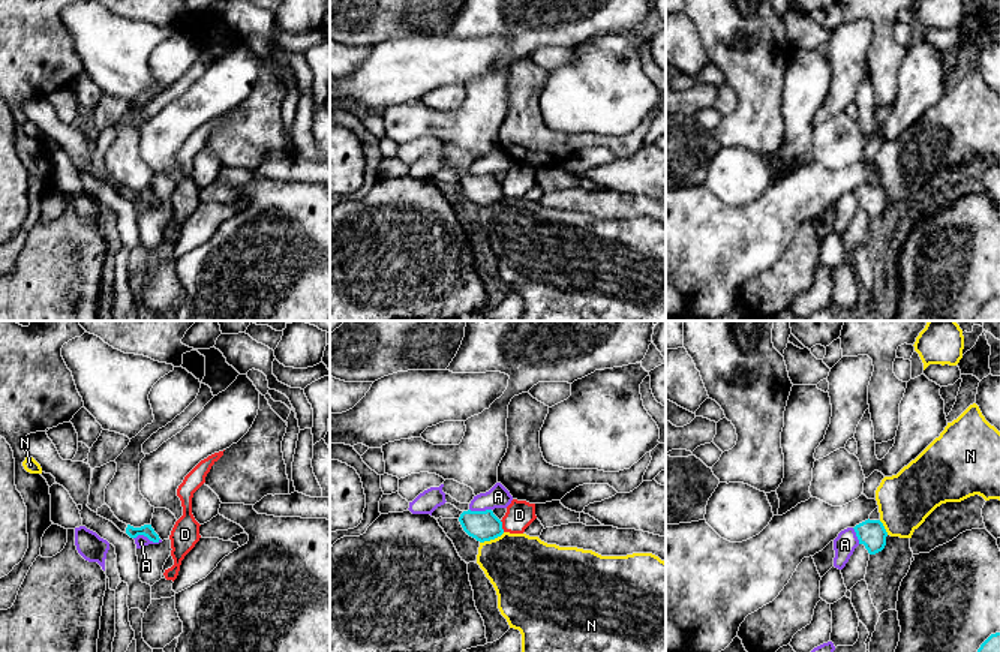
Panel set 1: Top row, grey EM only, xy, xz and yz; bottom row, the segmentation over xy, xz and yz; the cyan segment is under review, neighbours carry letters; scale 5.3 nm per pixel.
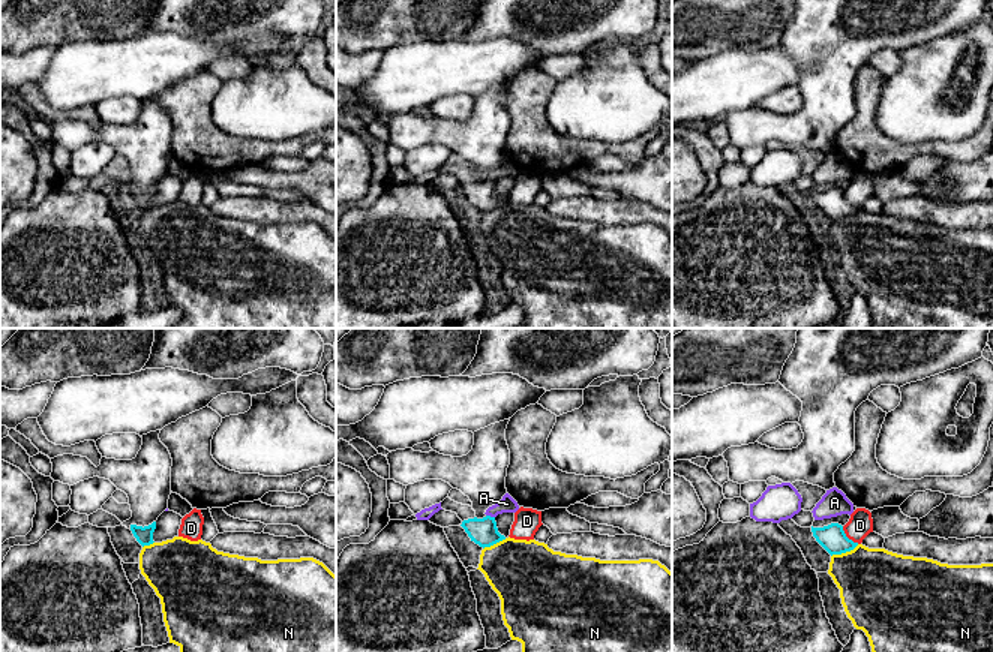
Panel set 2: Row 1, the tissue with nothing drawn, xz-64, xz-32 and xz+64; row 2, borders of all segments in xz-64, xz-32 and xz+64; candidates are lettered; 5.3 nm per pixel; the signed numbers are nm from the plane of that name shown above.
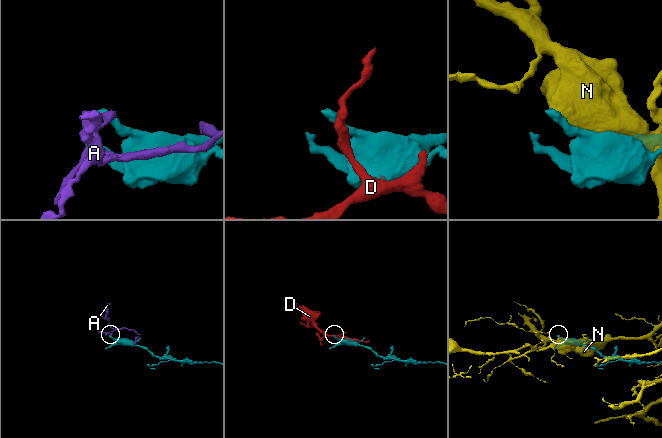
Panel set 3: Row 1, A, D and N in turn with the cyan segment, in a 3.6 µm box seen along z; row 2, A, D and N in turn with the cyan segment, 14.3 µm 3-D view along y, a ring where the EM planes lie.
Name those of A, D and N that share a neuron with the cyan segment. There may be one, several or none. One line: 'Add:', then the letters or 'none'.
Add: none

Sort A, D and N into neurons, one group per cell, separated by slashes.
A / D / N

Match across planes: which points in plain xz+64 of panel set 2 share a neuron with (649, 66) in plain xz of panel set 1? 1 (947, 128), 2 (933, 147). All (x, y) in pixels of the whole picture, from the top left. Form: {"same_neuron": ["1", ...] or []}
{"same_neuron": ["2"]}

